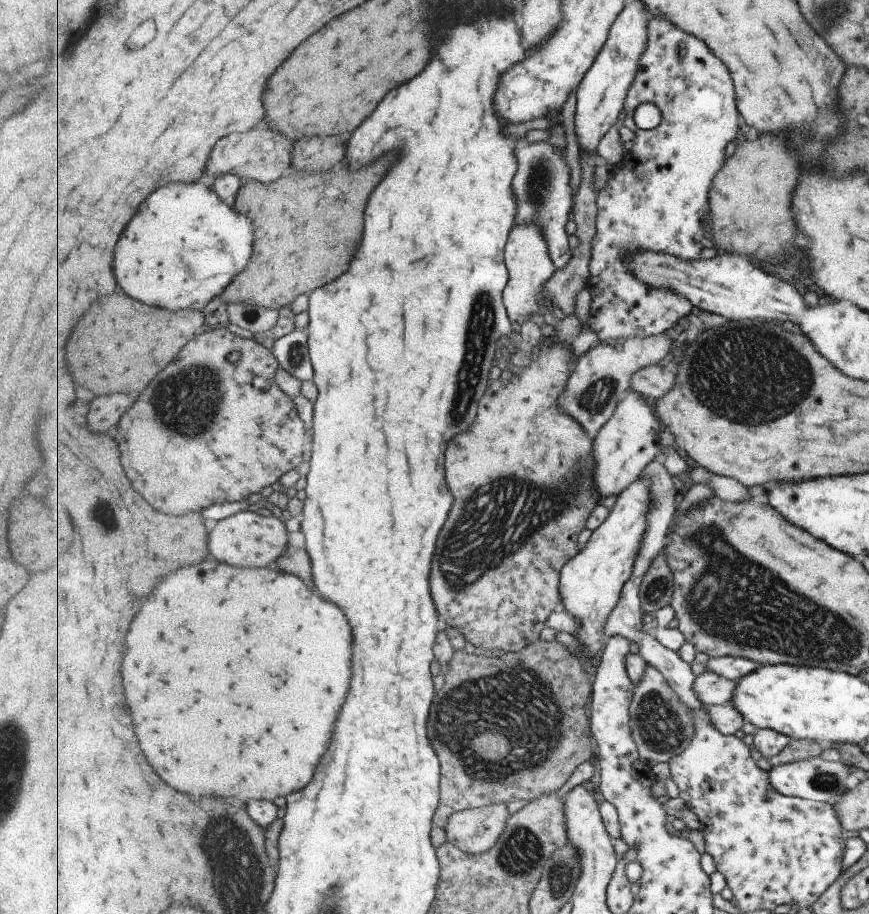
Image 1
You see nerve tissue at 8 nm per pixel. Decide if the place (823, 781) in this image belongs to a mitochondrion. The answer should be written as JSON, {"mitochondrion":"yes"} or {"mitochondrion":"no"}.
{"mitochondrion":"yes"}

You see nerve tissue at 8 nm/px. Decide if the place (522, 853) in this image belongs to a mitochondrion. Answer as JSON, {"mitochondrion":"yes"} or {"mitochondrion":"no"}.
{"mitochondrion":"yes"}

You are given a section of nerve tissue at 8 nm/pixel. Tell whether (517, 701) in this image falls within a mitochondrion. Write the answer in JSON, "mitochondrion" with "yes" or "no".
{"mitochondrion":"yes"}

